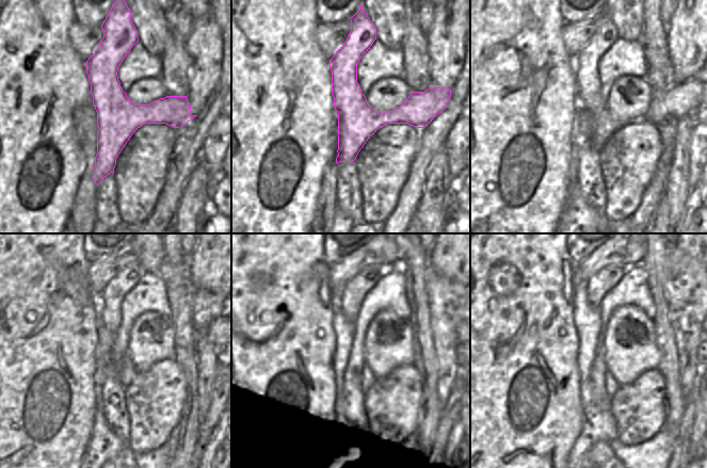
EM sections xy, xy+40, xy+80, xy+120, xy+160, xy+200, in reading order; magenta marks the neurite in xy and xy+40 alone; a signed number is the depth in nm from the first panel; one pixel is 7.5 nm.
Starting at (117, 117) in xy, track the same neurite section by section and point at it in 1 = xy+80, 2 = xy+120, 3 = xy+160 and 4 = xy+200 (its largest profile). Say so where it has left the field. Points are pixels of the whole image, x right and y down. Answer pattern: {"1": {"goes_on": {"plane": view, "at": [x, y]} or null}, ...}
{"1": {"goes_on": {"plane": "xy+80", "at": [603, 126]}}, "2": {"goes_on": {"plane": "xy+120", "at": [110, 300]}}, "3": {"goes_on": {"plane": "xy+160", "at": [351, 297]}}, "4": {"goes_on": {"plane": "xy+200", "at": [600, 283]}}}

